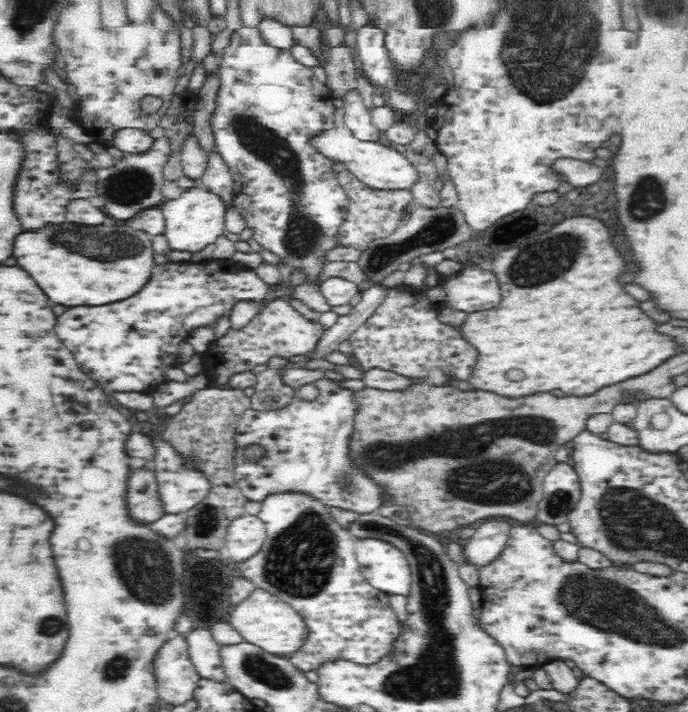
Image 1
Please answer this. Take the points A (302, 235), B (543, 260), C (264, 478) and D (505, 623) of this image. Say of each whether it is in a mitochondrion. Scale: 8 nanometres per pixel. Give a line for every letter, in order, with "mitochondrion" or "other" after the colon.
A: mitochondrion
B: mitochondrion
C: other
D: other

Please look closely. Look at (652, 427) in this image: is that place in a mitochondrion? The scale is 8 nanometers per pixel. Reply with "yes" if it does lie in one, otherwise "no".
no

